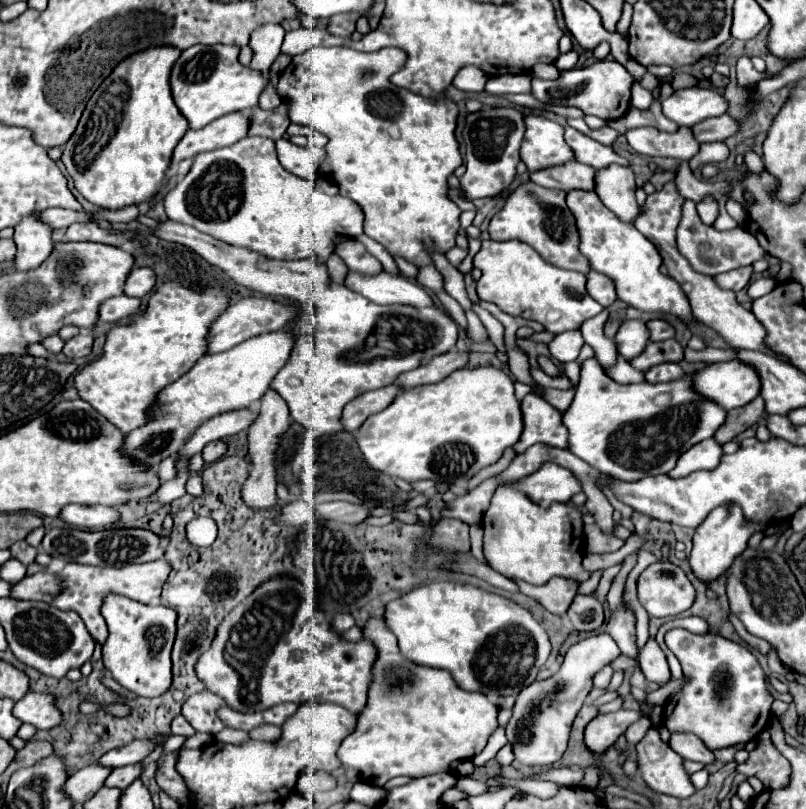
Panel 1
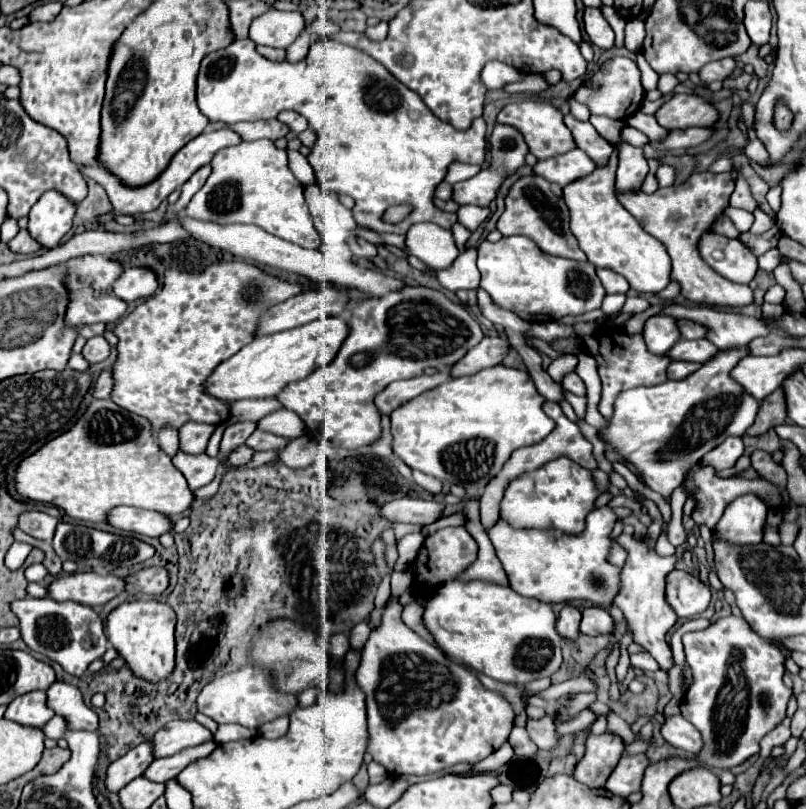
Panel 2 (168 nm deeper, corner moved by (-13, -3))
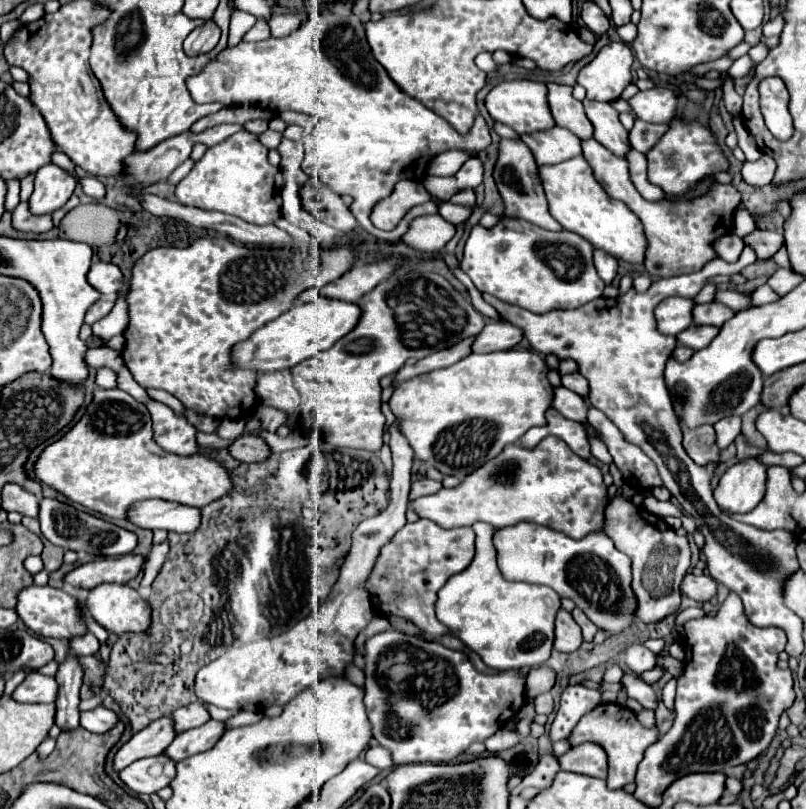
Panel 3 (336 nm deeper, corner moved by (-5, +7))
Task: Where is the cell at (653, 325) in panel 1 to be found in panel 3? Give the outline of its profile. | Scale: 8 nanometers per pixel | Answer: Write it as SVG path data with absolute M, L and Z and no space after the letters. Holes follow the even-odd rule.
M705 303L705 305L697 305L693 309L693 321L697 325L715 325L721 327L725 321L729 321L731 317L735 317L737 311L731 311L727 305L723 303Z

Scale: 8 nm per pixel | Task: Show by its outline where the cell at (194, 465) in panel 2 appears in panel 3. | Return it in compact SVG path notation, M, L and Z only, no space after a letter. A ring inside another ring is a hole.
M153 399L147 401L145 407L151 413L153 431L155 431L153 439L157 441L159 447L163 447L169 453L177 453L177 455L193 455L199 451L197 441L195 441L197 429L189 425L185 417L175 415L173 409Z

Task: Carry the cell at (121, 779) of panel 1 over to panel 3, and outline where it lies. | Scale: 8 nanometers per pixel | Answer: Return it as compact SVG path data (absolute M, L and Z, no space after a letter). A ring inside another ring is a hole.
M211 719L201 727L195 727L195 729L189 729L185 733L179 733L175 737L175 741L169 745L169 749L165 751L165 755L171 757L173 761L183 761L193 753L209 751L221 739L221 735L225 731L227 731L225 723Z

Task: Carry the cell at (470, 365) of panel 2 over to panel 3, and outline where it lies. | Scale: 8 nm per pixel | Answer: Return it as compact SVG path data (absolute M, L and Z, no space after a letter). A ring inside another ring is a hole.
M489 321L485 329L475 337L473 353L491 353L491 351L505 351L513 349L523 339L519 327L511 325L509 321Z

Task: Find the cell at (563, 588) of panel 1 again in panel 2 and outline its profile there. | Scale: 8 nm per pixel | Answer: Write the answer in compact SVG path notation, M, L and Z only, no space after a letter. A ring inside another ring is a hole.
M567 603L559 613L557 631L567 639L575 639L579 635L579 621L581 621L581 611L575 605Z

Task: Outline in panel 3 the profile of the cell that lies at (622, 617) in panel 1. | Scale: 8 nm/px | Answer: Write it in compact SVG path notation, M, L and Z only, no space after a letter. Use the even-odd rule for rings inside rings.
M631 645L623 657L623 663L637 675L641 675L643 671L649 671L655 667L657 663L657 655L653 651L649 651L645 645Z

